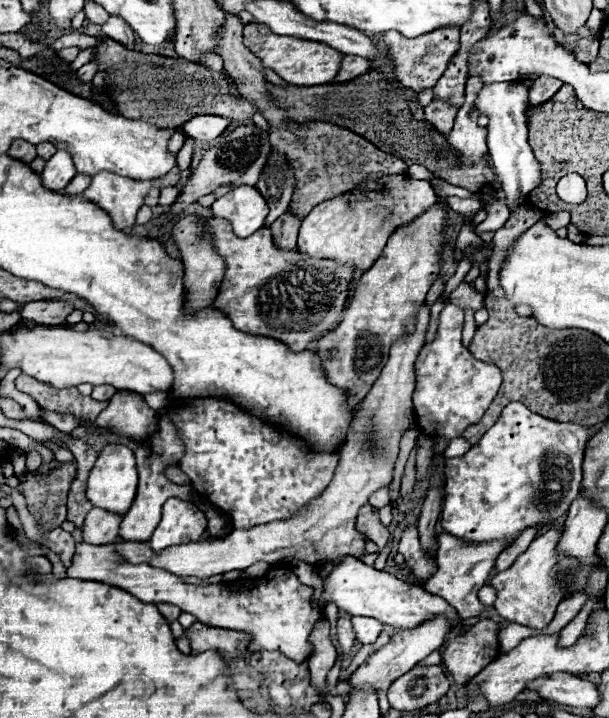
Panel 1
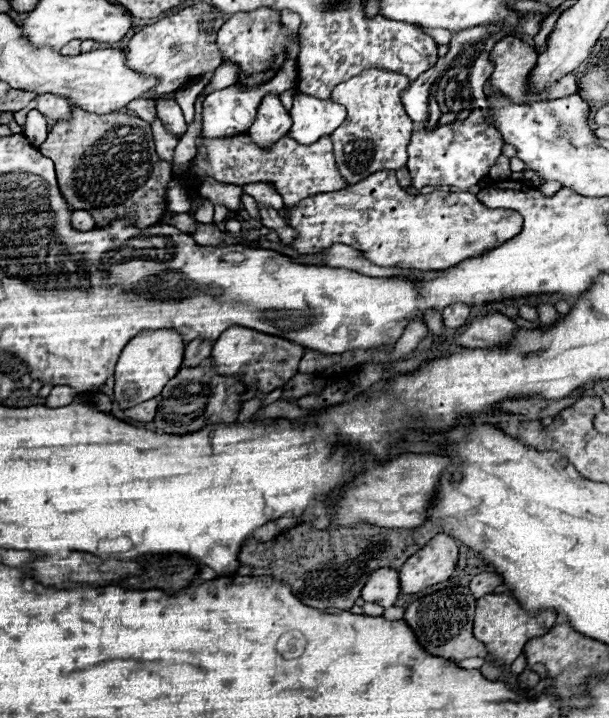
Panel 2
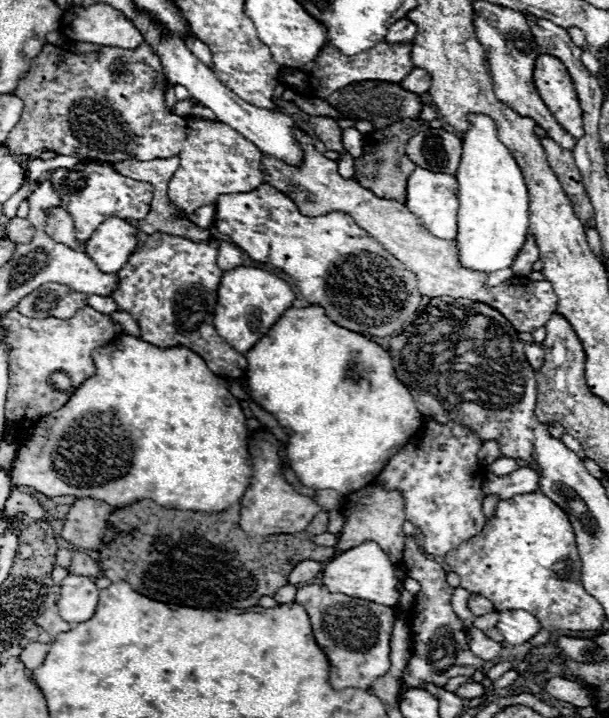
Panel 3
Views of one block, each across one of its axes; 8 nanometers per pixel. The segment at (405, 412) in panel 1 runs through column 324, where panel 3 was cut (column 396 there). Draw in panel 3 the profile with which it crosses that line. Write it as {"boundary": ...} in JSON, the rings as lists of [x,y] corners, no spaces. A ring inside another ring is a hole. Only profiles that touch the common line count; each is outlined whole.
{"boundary":[[[368,484],[366,488],[346,496],[346,522],[342,532],[338,534],[338,546],[340,550],[350,550],[362,542],[376,542],[380,544],[380,548],[390,556],[390,560],[396,564],[402,560],[402,552],[404,552],[404,532],[402,532],[402,524],[404,524],[404,498],[398,490],[388,490],[380,484]]]}

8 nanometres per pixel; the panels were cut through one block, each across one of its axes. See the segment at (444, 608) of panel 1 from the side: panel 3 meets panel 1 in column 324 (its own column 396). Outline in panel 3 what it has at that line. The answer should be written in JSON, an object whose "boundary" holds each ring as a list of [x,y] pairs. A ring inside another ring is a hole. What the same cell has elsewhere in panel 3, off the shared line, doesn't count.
{"boundary":[[[364,542],[354,550],[346,550],[344,554],[336,556],[322,572],[322,582],[330,592],[340,592],[346,596],[370,600],[382,606],[396,606],[398,604],[398,578],[394,574],[394,564],[390,562],[388,554],[376,542]]]}

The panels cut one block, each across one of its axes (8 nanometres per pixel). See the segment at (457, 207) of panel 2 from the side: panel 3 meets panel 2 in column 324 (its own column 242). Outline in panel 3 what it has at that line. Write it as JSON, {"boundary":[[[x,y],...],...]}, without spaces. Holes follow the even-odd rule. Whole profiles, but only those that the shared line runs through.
{"boundary":[[[266,184],[258,186],[258,190],[252,190],[250,194],[218,196],[216,228],[222,234],[226,234],[234,244],[242,246],[242,250],[252,260],[270,262],[272,266],[292,276],[302,296],[310,304],[322,306],[326,316],[342,328],[348,328],[358,334],[388,336],[402,332],[416,318],[416,310],[420,308],[422,302],[422,294],[418,292],[416,286],[416,276],[402,262],[398,262],[388,250],[384,250],[380,242],[366,236],[366,232],[358,228],[356,222],[344,212],[330,212],[316,218],[302,216],[288,196]]]}

